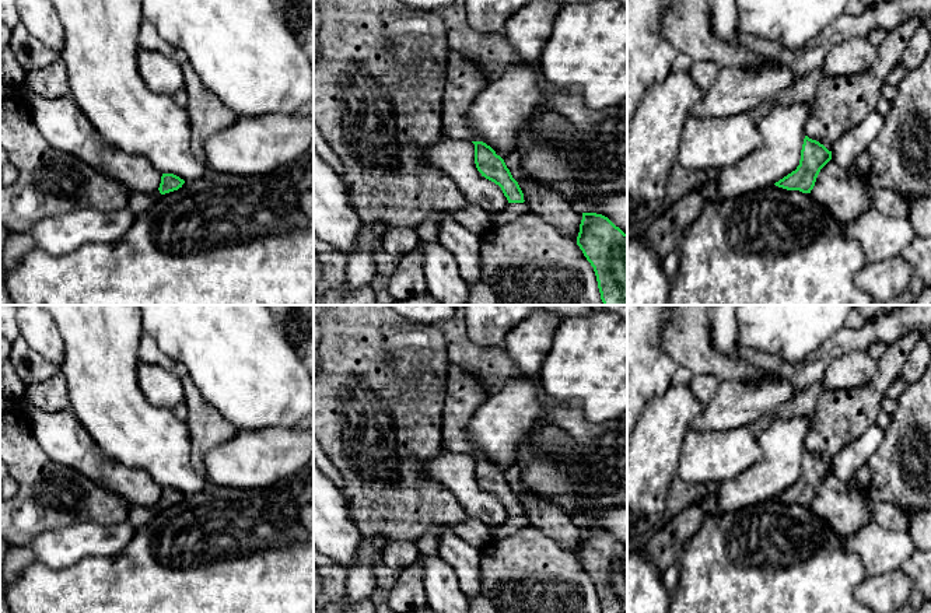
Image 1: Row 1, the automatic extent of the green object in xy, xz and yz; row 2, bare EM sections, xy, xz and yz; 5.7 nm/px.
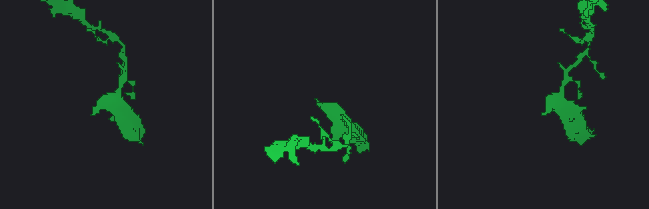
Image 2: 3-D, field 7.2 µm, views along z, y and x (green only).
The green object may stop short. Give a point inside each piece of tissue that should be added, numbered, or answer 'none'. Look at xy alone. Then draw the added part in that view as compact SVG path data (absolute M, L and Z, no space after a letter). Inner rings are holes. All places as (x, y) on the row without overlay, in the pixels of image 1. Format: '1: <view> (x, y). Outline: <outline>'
1: xy (139, 515). Outline: M160 504L153 507L144 505L130 505L127 521L136 528L140 529L147 525L155 514L161 509Z

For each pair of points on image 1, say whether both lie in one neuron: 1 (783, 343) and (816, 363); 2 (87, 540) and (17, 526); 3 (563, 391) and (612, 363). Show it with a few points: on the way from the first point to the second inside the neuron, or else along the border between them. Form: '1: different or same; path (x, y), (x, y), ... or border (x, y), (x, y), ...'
1: different; border (832, 336), (794, 363), (784, 363), (772, 356)
2: different; border (74, 524), (42, 531), (28, 545)
3: same; path (576, 382), (595, 364), (599, 364)

